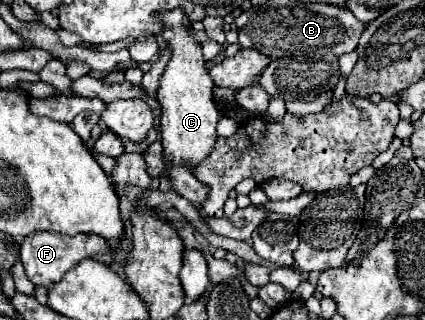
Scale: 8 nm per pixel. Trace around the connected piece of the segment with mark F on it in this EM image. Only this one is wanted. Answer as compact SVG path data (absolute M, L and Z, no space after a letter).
M36 231L28 235L20 245L20 261L26 269L28 279L34 285L42 285L42 287L46 287L52 281L60 281L60 277L66 271L74 269L82 259L88 259L98 253L112 253L110 243L100 235L84 235L84 233L82 235L60 235L60 233Z

